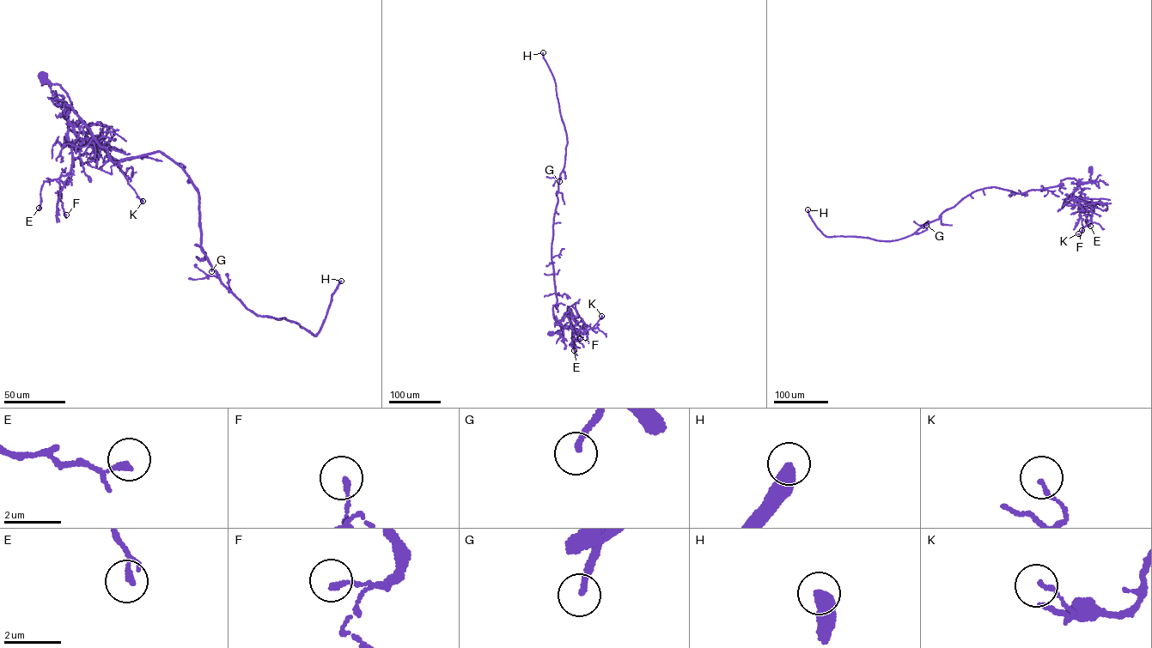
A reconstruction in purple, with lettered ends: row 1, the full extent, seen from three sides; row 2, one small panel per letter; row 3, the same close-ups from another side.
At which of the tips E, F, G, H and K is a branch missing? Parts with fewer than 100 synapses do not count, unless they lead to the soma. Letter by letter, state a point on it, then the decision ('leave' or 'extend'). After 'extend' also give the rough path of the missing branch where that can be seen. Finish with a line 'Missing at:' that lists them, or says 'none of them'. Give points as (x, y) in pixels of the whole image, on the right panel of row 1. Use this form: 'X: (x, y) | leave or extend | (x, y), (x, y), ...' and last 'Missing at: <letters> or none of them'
E: (1090, 226) | leave
F: (1081, 230) | leave
G: (926, 225) | extend | (926, 225), (924, 232), (933, 236), (930, 246), (933, 246)
H: (807, 209) | extend
K: (1078, 233) | leave
Missing at: G, H

